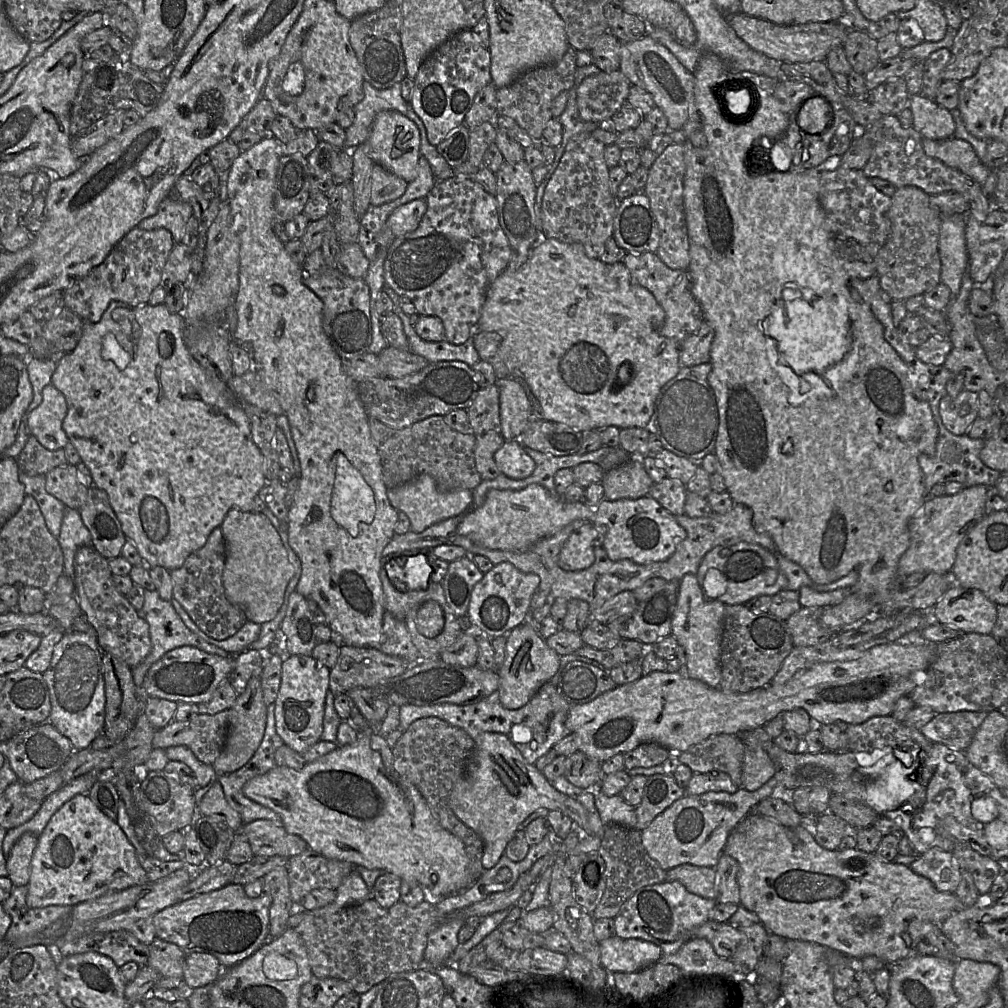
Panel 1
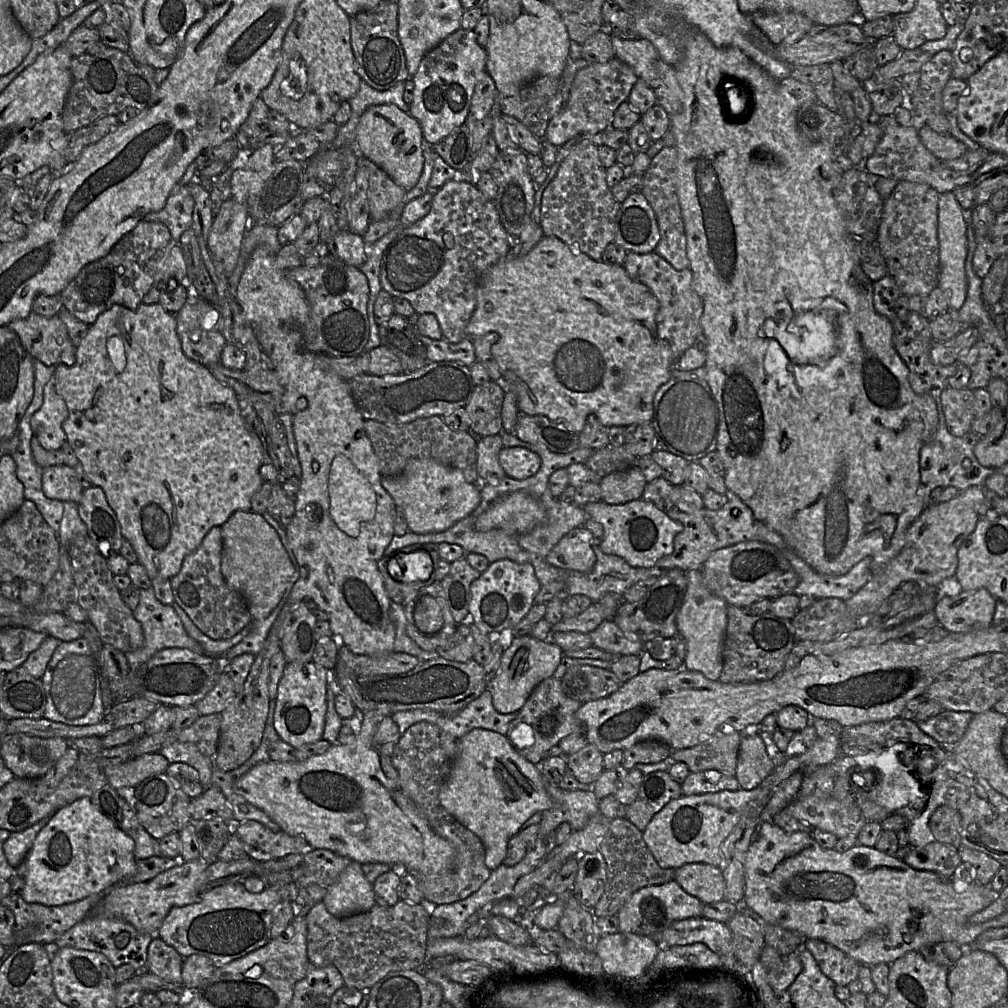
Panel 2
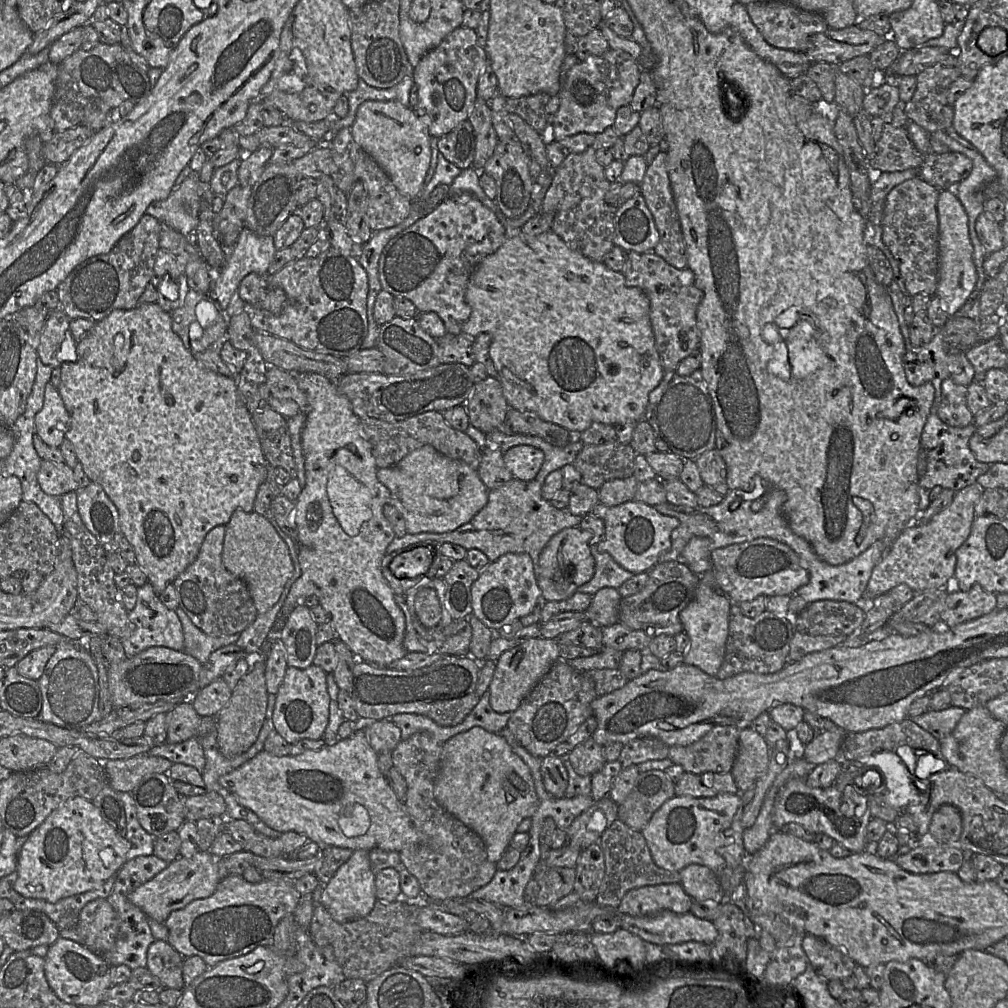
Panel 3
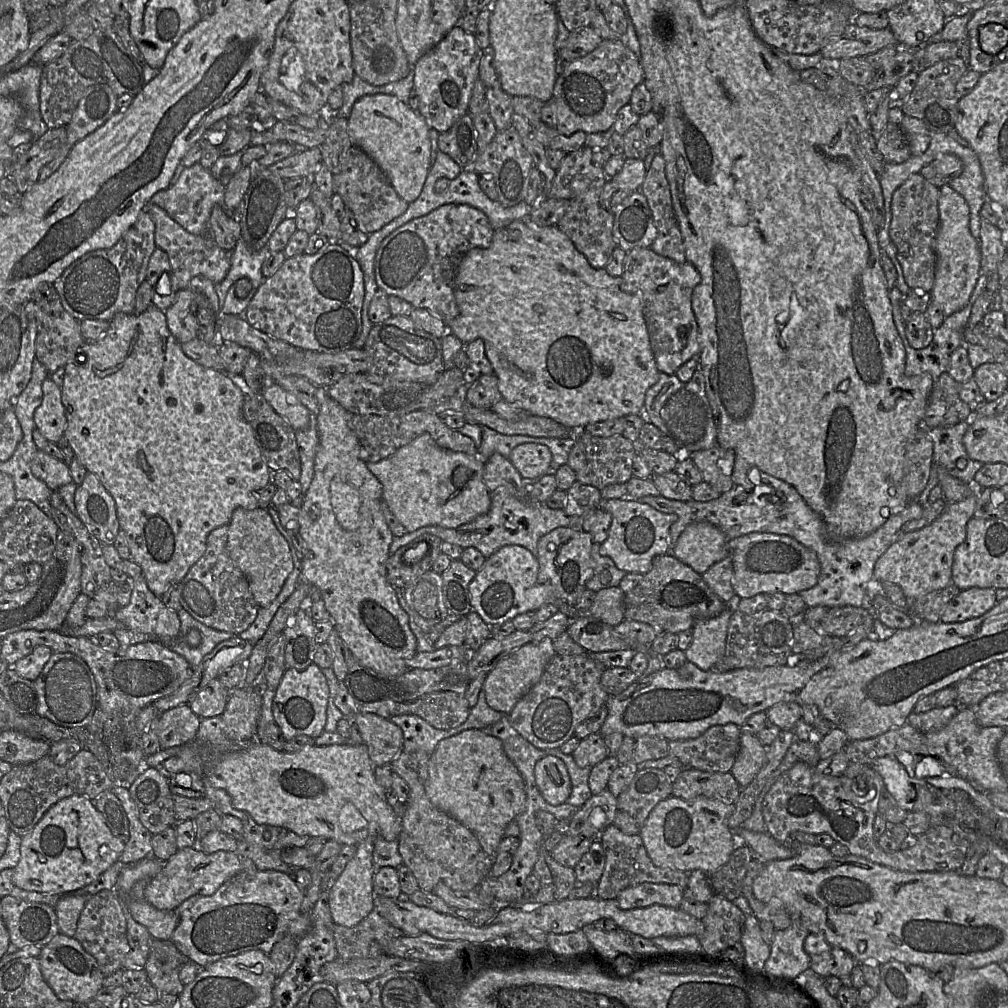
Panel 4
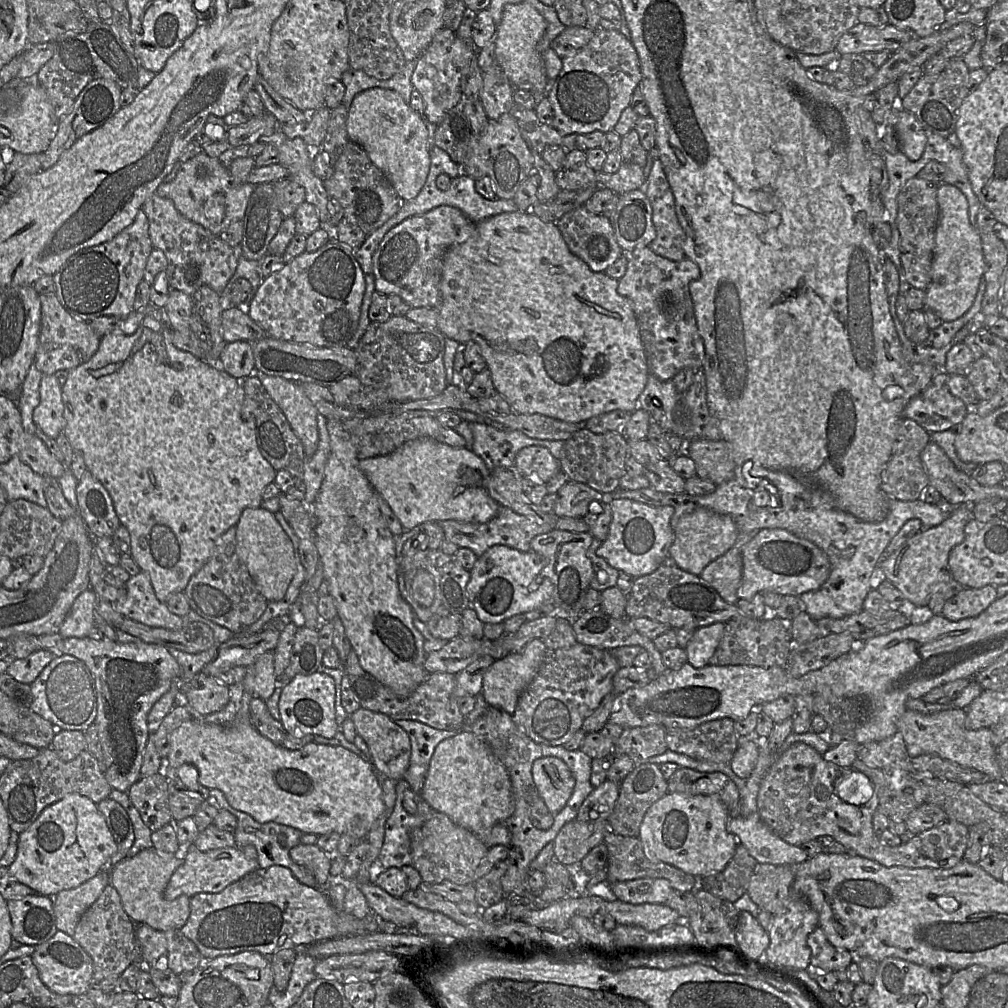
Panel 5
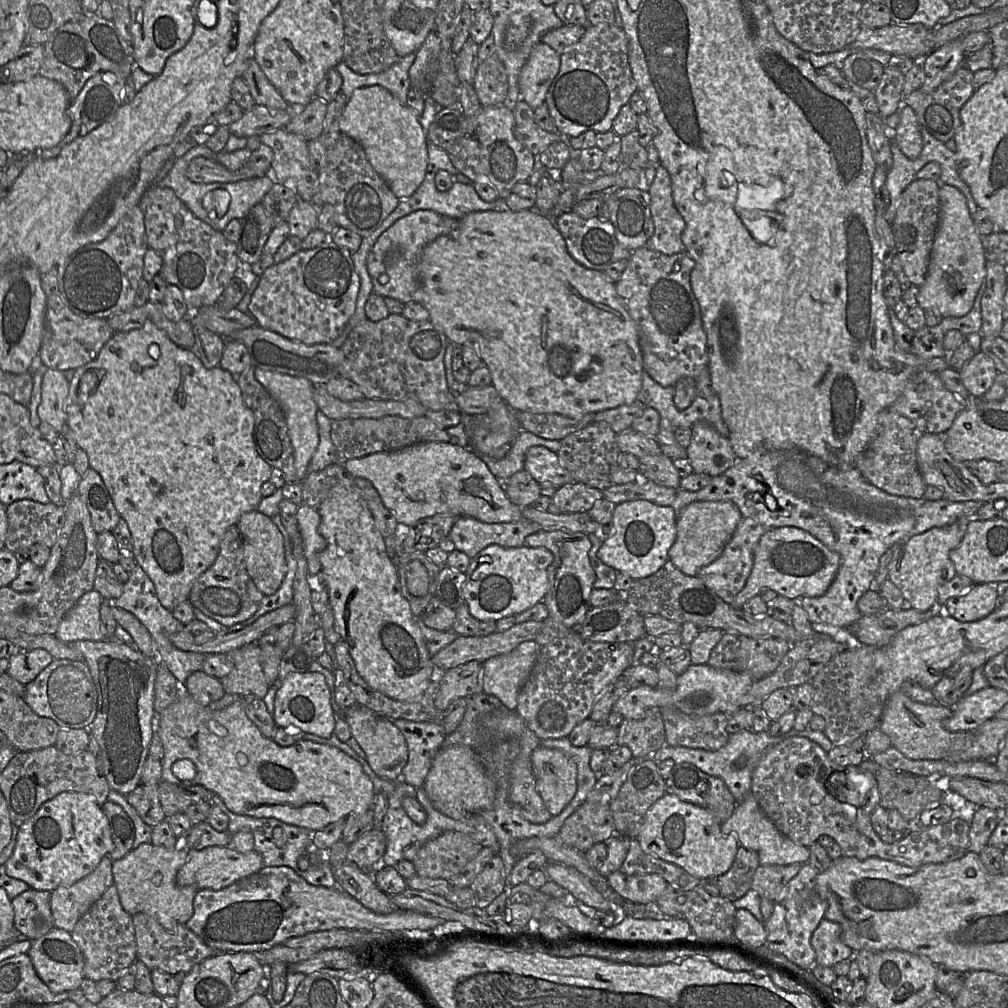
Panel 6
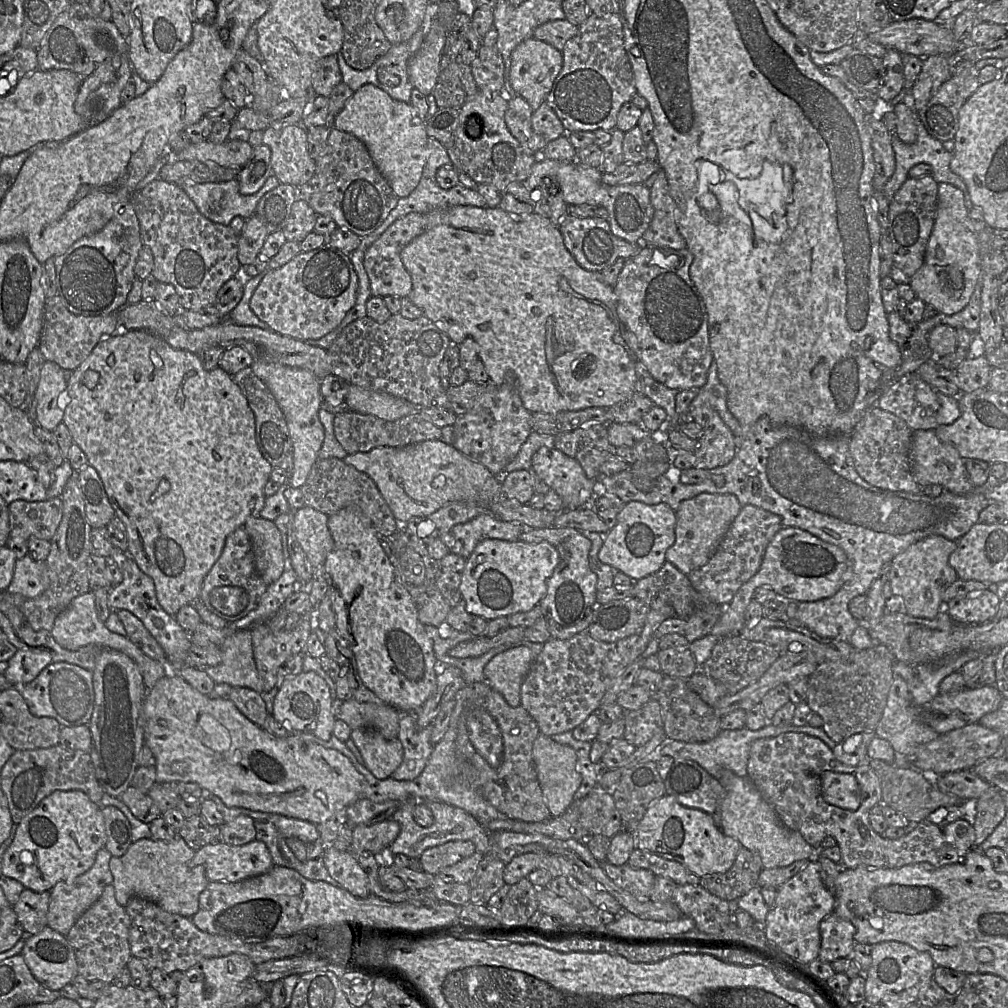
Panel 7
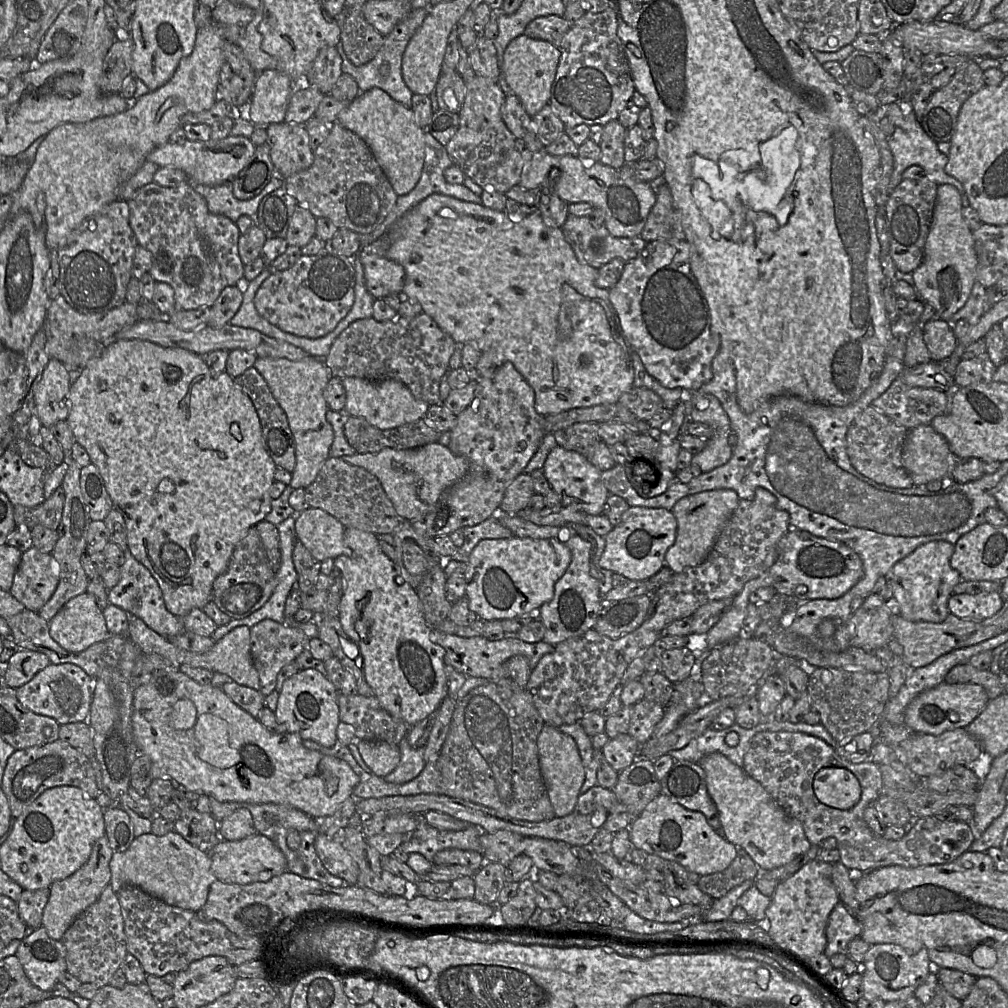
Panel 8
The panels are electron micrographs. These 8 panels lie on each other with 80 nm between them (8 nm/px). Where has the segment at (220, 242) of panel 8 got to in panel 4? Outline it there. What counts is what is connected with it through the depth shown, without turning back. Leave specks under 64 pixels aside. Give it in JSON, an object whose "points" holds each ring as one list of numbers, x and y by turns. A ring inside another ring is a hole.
{"points":[[149,204,144,210,149,213,155,223,156,247,168,254,171,265,171,285,175,291,188,288,190,280,198,275,205,276,215,284,224,280,231,266,229,251,219,247,211,237,189,233,165,210,155,204]]}

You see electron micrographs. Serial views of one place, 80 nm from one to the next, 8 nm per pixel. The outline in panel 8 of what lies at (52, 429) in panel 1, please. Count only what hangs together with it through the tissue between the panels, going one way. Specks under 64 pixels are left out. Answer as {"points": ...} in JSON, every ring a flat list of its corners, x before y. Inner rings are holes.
{"points":[[50,358,34,395,34,414,38,416,43,426,50,428,57,422,67,419,69,390,68,370,62,362]]}

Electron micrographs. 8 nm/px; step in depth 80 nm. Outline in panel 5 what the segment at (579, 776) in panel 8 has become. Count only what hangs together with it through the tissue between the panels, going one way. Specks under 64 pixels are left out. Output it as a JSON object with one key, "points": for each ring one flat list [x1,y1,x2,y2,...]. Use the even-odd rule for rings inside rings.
{"points":[[554,756,538,758,532,766,532,777,549,811,554,815,560,812,575,787,575,779,567,764]]}

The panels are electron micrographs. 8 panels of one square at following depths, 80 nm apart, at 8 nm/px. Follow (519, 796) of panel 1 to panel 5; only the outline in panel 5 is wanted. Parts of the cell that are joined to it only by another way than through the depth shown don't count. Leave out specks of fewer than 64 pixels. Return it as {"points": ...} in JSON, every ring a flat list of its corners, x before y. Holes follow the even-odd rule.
{"points":[[469,731,440,742,431,757,421,792,429,806,474,833,484,844,492,828,514,812,510,776,489,746]]}

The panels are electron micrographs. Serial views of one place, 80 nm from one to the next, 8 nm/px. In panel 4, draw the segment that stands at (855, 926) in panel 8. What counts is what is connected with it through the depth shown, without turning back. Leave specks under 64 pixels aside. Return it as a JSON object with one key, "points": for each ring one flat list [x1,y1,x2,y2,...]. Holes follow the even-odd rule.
{"points":[[809,933,804,950,810,957,810,968,820,977,850,975,856,965,849,953,830,945,822,933]]}

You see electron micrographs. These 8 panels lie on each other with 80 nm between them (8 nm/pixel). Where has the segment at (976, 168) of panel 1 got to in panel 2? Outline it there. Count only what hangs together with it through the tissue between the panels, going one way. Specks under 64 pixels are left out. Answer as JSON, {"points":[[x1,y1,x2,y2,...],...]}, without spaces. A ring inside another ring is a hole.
{"points":[[919,125,919,137,922,144,934,157,944,162,964,155,968,147,950,134,938,134,926,125]]}

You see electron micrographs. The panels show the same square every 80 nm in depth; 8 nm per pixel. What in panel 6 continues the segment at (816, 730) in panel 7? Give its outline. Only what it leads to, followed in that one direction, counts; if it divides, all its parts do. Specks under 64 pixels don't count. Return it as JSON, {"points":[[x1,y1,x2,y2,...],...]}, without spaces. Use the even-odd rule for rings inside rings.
{"points":[[793,728,789,732,782,735,771,735,768,731,754,732,752,730,741,730,737,733,730,734,728,742,717,751,707,751,704,749,688,748,684,746,672,747,665,744,648,758,652,759,657,764,666,759,672,759,675,764,691,763,708,775,721,778,727,785,736,801,740,802,751,794,753,770,758,765,766,750,771,746,793,736,808,738,819,744,826,752,830,751,834,746,823,731,815,731,810,728,803,731],[741,756,746,757,746,765,744,767,738,767,738,759]]}

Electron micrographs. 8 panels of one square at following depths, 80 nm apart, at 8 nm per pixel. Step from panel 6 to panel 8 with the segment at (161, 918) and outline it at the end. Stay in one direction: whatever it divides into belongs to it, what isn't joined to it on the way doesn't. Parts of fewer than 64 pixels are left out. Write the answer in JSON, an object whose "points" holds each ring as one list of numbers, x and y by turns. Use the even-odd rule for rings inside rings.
{"points":[[171,831,164,836,148,833,135,837,126,851,113,853,109,867,111,871,110,885,115,894,124,885,133,885,170,906,193,912,198,912,203,907,210,886,216,880,211,870,211,859,208,852,190,844,176,831]]}

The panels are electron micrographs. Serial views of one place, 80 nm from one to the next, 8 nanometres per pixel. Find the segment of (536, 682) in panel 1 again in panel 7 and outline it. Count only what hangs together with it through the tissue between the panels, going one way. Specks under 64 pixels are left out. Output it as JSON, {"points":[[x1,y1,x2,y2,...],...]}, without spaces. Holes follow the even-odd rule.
{"points":[[516,645,494,656,485,666,485,682,499,692,511,707,521,704,521,685,534,655,526,645]]}

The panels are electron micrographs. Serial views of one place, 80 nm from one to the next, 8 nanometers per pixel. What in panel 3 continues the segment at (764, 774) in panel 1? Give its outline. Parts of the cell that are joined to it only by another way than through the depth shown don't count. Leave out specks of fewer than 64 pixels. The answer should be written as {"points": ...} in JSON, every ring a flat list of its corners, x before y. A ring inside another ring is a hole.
{"points":[[749,728,740,730,738,753,731,774,740,792,748,790,769,765,769,745,764,737]]}

